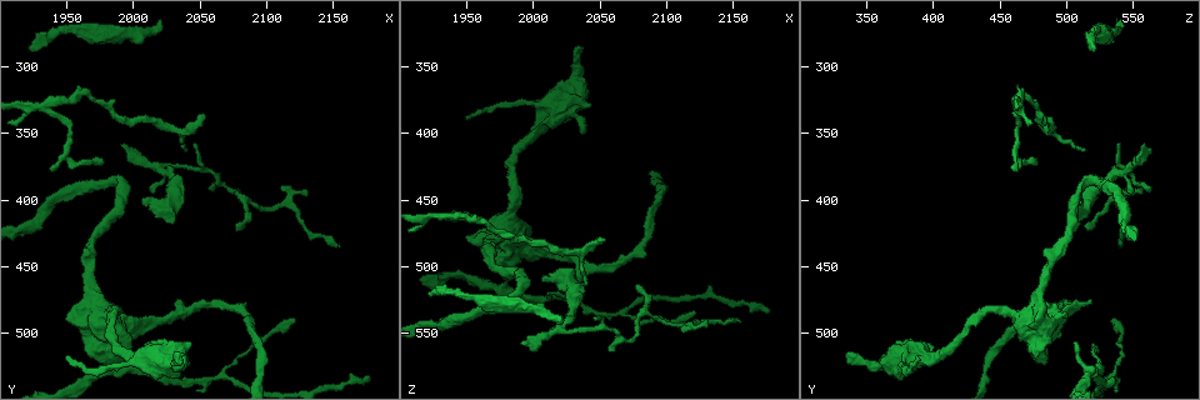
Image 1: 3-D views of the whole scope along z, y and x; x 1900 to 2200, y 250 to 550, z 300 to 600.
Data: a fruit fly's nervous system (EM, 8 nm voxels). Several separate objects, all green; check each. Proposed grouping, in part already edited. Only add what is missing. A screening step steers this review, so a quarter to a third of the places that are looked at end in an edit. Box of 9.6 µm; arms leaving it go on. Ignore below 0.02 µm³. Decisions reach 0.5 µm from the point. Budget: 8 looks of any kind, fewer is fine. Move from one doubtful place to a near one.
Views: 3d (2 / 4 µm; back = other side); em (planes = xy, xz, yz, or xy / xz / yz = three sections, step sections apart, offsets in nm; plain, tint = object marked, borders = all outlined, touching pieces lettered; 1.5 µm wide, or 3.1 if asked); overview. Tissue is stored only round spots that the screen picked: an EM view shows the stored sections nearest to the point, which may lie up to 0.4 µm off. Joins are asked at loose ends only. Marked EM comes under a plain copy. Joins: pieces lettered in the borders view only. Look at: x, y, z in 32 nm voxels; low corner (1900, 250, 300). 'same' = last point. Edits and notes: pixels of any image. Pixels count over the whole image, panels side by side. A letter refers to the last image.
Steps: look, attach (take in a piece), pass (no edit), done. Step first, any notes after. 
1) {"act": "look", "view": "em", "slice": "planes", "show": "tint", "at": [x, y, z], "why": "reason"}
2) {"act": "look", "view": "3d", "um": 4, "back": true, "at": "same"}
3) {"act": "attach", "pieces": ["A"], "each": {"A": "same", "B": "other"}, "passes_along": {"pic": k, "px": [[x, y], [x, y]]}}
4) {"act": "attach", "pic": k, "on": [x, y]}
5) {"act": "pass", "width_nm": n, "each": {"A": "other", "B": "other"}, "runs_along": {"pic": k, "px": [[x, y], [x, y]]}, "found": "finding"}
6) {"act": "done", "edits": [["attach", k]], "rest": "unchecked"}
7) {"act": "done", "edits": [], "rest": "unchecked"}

{"act": "look", "view": "em", "slice": "planes", "show": "borders", "at": [2032, 476, 518], "why": "thin end"}

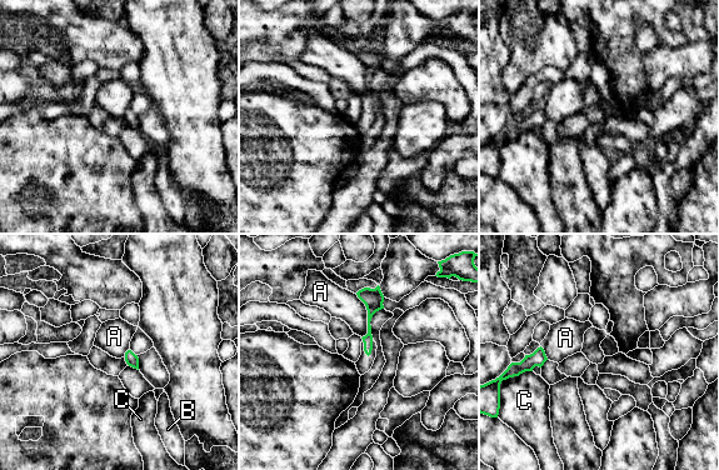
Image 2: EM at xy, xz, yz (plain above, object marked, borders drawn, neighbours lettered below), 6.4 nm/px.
{"act": "pass", "each": {"A": "other", "B": "other", "C": "other"}, "border": {"pic": 2, "px": [[355, 294], [367, 310], [362, 338]]}, "found": "no lettered piece goes on from it"}

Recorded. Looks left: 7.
{"act": "look", "view": "em", "slice": "planes", "show": "borders", "at": [2120, 488, 536], "why": "thin end"}

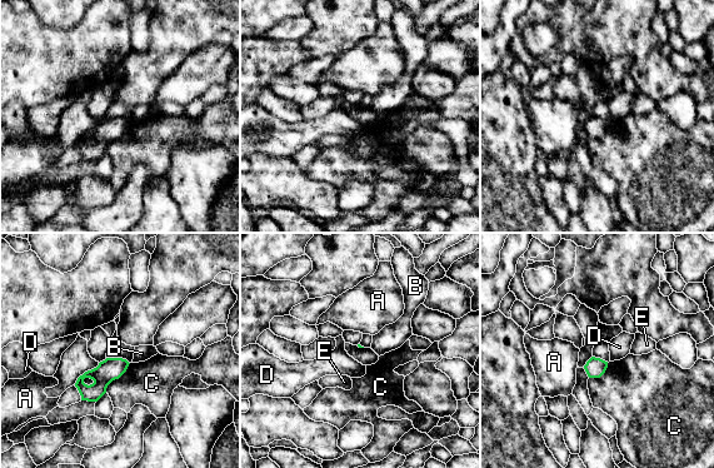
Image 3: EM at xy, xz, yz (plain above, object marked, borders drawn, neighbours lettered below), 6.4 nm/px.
{"act": "pass", "each": {"A": "other", "B": "other", "C": "other", "D": "other", "E": "other"}, "border": {"pic": 3, "px": [[106, 358], [99, 363]]}, "found": "none of them fits"}

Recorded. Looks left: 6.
{"act": "look", "view": "3d", "um": 4, "at": [2054, 336, 480], "why": "tapers out"}

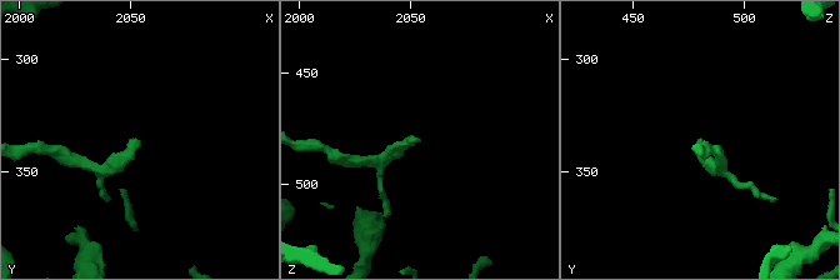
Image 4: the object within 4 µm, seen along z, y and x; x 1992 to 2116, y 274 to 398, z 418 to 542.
{"act": "look", "view": "em", "slice": "planes", "show": "tint", "at": [2053, 335, 479]}

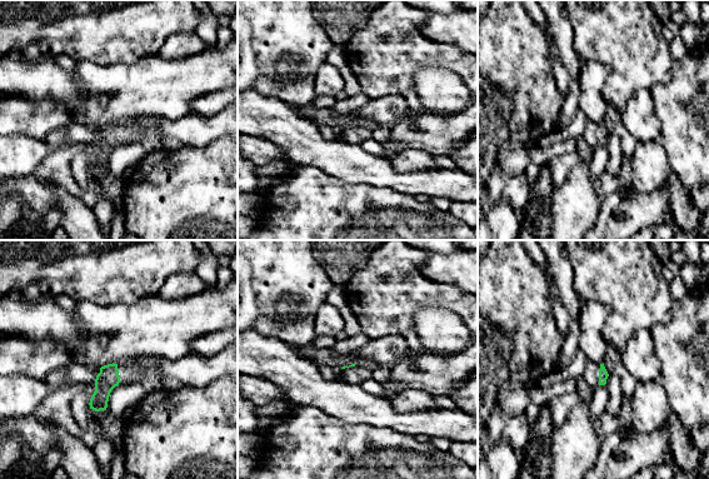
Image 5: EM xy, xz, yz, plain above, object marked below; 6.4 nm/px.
{"act": "look", "view": "em", "slice": "planes", "show": "borders", "at": "same", "why": "see the neighbours"}

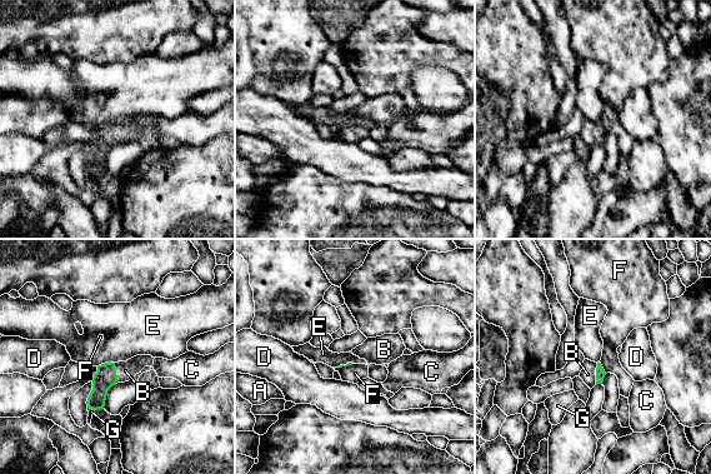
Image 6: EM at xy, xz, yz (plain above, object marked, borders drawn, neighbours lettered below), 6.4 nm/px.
{"act": "attach", "pieces": ["B"], "each": {"A": "other", "B": "same", "C": "other", "D": "other", "E": "other", "F": "other", "G": "other"}, "passes_along": {"pic": 6, "px": [[105, 377], [115, 373], [125, 370]]}, "found": "the neuron continues"}

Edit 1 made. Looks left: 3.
{"act": "done", "edits": [["attach", 6]], "rest": "unchecked"}

